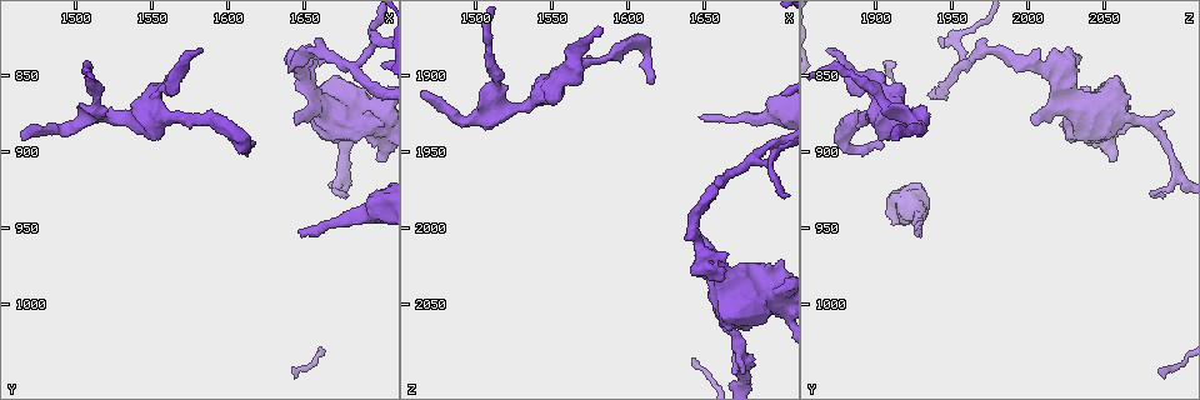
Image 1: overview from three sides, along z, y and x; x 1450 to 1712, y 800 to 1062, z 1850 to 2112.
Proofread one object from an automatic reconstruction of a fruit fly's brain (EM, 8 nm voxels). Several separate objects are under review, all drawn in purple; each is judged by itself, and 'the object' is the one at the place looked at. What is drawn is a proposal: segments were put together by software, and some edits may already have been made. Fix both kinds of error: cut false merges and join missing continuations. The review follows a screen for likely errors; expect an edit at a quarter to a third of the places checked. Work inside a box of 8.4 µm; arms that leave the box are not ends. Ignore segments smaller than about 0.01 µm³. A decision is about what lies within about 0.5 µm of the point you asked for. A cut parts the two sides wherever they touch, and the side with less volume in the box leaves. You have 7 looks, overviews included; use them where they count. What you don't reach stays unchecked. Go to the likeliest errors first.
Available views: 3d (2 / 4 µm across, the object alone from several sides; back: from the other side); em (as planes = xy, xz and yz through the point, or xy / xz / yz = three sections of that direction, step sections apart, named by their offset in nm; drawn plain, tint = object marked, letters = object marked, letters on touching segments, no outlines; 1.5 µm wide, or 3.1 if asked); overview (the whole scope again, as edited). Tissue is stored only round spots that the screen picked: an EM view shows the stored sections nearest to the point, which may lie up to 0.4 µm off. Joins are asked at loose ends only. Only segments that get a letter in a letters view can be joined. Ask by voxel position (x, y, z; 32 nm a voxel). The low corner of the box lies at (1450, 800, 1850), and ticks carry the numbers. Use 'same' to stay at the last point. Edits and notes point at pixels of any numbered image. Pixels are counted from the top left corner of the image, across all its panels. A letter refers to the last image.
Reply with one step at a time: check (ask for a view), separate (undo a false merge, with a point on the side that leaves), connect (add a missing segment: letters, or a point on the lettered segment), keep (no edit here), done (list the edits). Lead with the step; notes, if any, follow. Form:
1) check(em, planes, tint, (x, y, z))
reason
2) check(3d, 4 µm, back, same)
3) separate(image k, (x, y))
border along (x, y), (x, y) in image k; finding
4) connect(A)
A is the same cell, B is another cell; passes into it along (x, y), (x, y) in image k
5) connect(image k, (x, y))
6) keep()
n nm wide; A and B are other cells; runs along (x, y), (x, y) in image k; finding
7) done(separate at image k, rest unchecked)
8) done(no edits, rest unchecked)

check(3d, 4 µm, (1582, 832, 1870))
free end

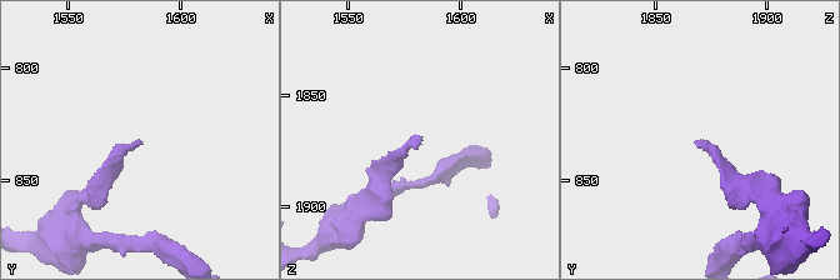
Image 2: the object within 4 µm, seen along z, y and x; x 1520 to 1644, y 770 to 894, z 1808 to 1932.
check(em, planes, letters, (1583, 832, 1869))

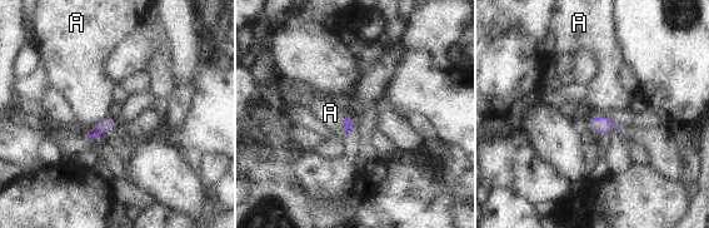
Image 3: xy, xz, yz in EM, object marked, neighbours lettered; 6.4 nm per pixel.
keep()
A touches over 170 nm; A is another cell; border along (105, 115), (86, 132) in image 3; no lettered segment goes on from it

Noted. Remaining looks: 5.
check(3d, 2 µm, back, (1646, 956, 1926))
long arm stops here

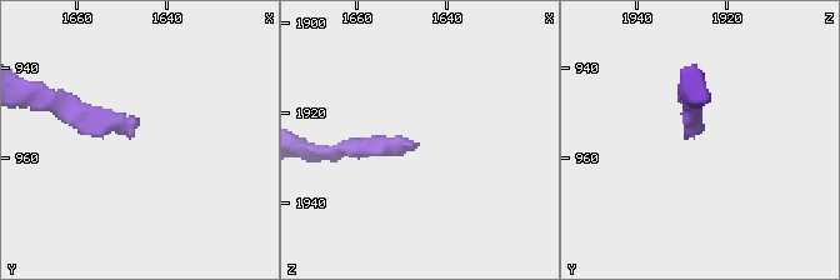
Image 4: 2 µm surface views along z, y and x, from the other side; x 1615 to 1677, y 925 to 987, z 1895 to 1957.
check(em, planes, letters, (1647, 955, 1928))
need the tissue

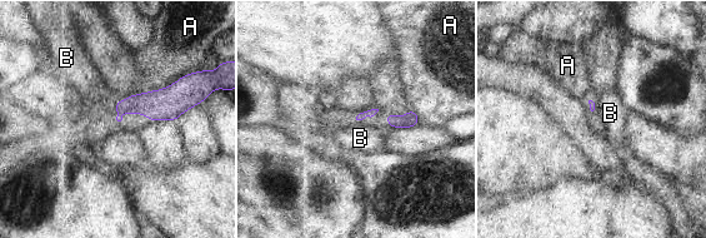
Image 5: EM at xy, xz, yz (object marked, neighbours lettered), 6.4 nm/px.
keep()
A touches over 420 nm; A and B are other cells; border along (118, 99), (115, 118) in image 5; none of them fits

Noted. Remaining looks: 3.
check(3d, 4 µm, back, (1664, 836, 2028))

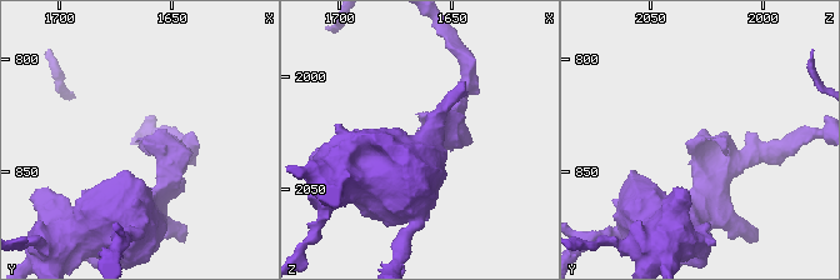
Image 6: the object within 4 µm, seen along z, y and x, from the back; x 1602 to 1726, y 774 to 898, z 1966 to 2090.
check(em, xz, step 8, tint, (1664, 836, 2027))

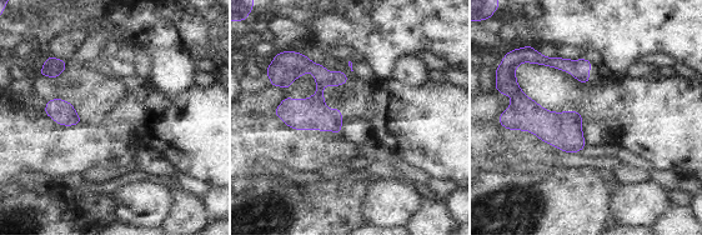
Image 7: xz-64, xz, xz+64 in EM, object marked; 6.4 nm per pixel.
check(em, planes, letters, same)
cut it another way

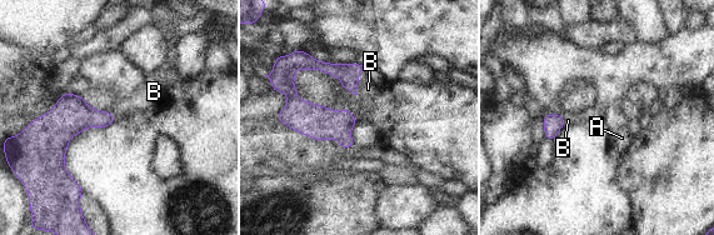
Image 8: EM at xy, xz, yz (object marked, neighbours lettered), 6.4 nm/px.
connect(B)
B is the same cell, A is another cell; passes into it along (349, 74), (358, 80), (368, 89) in image 8; the neuron continues

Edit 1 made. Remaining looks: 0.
done(connect at image 8, rest unchecked)

